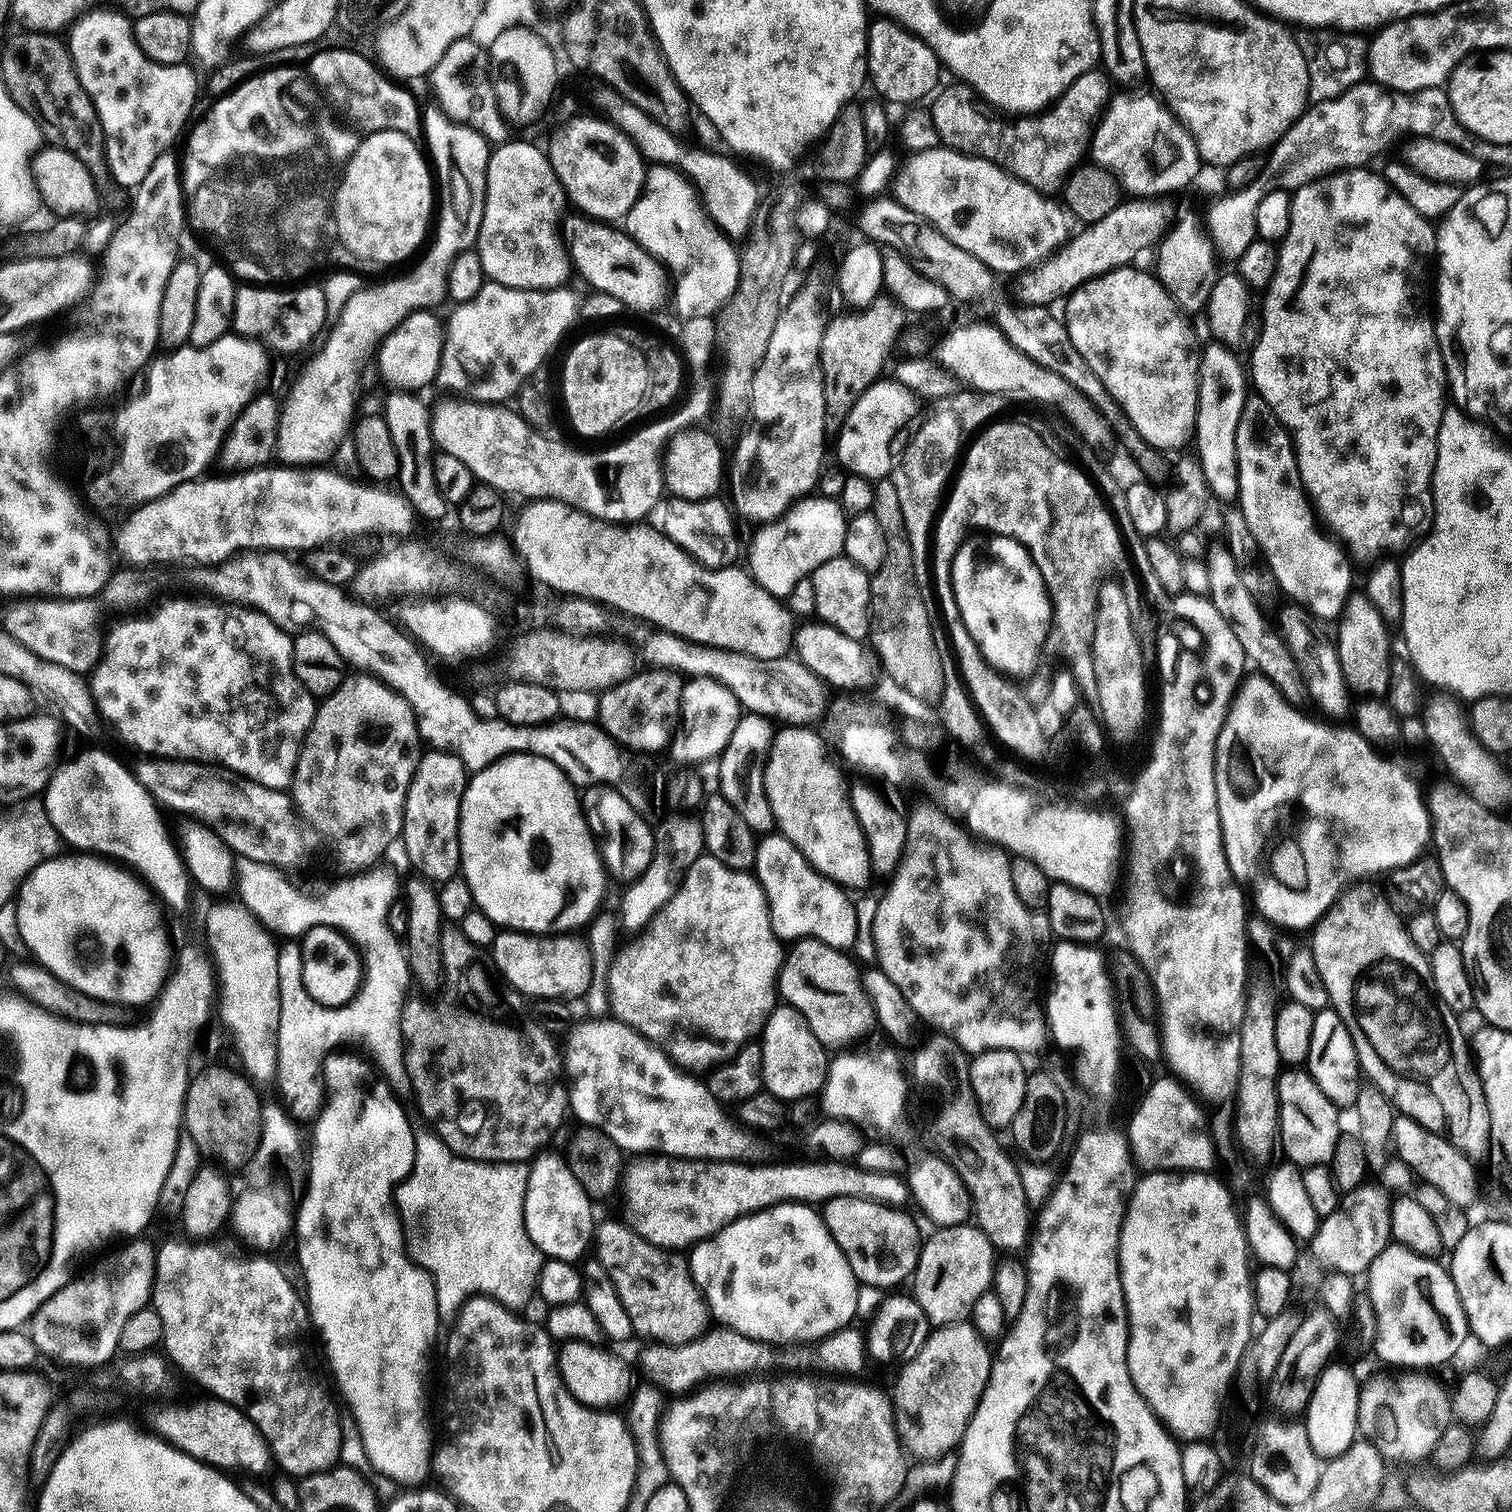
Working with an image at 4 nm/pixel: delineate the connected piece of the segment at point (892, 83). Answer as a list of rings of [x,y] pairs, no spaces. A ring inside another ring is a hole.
[[[876,18],[869,23],[866,55],[867,75],[870,84],[876,87],[875,95],[889,105],[912,104],[923,96],[931,97],[941,83],[942,65],[934,50],[930,50],[930,46],[926,46],[926,42],[920,40],[914,32],[903,28],[891,18]]]

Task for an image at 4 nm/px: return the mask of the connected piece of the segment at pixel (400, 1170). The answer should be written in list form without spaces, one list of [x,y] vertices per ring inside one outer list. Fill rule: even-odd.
[[[344,1050],[333,1051],[325,1057],[323,1062],[322,1080],[330,1095],[314,1120],[316,1129],[312,1132],[312,1157],[308,1160],[308,1189],[304,1192],[304,1201],[300,1204],[296,1220],[294,1216],[296,1254],[300,1258],[304,1280],[308,1283],[308,1296],[306,1292],[306,1298],[315,1329],[317,1326],[320,1330],[328,1350],[328,1358],[332,1362],[332,1366],[336,1370],[351,1404],[354,1406],[352,1412],[357,1419],[360,1437],[363,1439],[372,1465],[389,1476],[390,1479],[395,1480],[397,1485],[420,1486],[425,1483],[423,1480],[427,1478],[428,1472],[430,1476],[433,1471],[432,1449],[434,1446],[434,1436],[432,1440],[431,1434],[428,1433],[428,1420],[424,1417],[424,1380],[420,1375],[423,1374],[424,1367],[428,1364],[428,1351],[431,1350],[432,1343],[436,1340],[436,1331],[442,1327],[442,1321],[436,1309],[436,1281],[433,1280],[432,1273],[426,1268],[421,1268],[406,1251],[406,1232],[404,1236],[406,1228],[394,1203],[396,1185],[402,1183],[412,1173],[414,1158],[416,1157],[417,1133],[412,1132],[412,1124],[408,1121],[403,1106],[396,1101],[397,1093],[392,1085],[387,1080],[378,1078],[371,1063],[368,1065],[362,1057],[351,1056],[350,1053],[342,1051]]]

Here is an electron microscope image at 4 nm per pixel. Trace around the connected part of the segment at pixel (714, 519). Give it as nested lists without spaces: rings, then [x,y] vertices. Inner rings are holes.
[[[709,498],[706,500],[682,500],[675,501],[676,509],[664,516],[662,531],[686,554],[690,554],[697,562],[707,568],[727,568],[737,563],[736,555],[741,555],[742,544],[736,537],[736,524],[734,512],[720,498]]]

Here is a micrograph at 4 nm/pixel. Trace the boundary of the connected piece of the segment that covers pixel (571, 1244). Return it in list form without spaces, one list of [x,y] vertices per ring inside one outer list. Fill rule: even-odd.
[[[545,1150],[531,1161],[524,1199],[524,1225],[530,1242],[534,1242],[547,1259],[576,1262],[587,1248],[589,1251],[594,1240],[594,1201],[582,1190],[582,1182],[574,1178],[567,1159],[552,1151]]]

